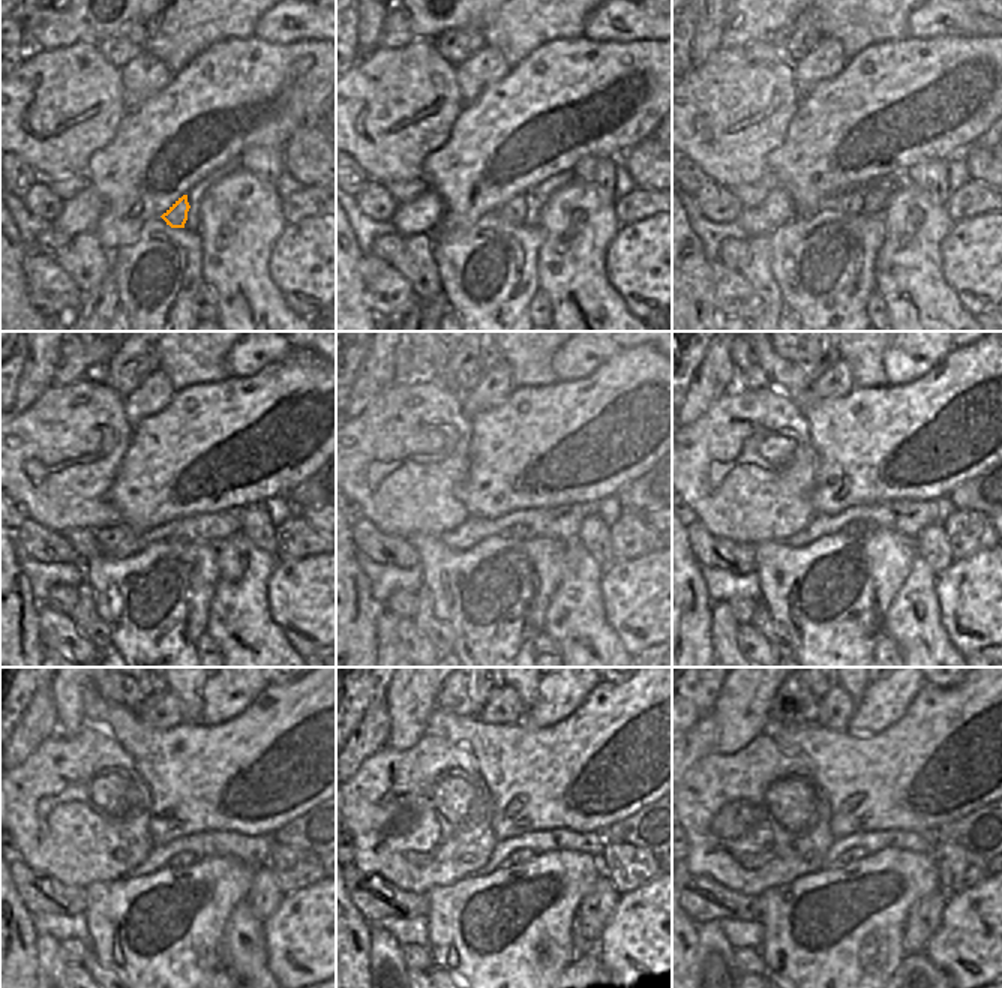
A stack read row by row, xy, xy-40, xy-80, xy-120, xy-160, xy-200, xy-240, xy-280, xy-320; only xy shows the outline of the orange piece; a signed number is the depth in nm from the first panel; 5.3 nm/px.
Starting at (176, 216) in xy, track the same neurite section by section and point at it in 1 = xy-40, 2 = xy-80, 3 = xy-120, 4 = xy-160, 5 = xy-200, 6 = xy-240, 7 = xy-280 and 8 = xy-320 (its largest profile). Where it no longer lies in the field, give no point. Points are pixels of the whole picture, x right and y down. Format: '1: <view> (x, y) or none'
1: xy-40 (515, 210)
2: xy-80 (851, 203)
3: xy-120 (180, 537)
4: xy-160 (519, 532)
5: xy-200 (852, 528)
6: xy-240 (182, 859)
7: xy-280 (521, 855)
8: xy-320 (852, 855)

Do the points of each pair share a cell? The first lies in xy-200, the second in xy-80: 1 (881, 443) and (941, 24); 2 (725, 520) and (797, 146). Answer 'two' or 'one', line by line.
1: two
2: two

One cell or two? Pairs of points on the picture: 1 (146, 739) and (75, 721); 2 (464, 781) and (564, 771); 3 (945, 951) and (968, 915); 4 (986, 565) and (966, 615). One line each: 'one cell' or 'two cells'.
1: two cells
2: two cells
3: one cell
4: one cell

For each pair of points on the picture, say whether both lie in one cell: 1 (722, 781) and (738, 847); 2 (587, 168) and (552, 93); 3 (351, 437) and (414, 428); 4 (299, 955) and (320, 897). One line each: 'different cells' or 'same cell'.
1: same cell
2: different cells
3: same cell
4: same cell

